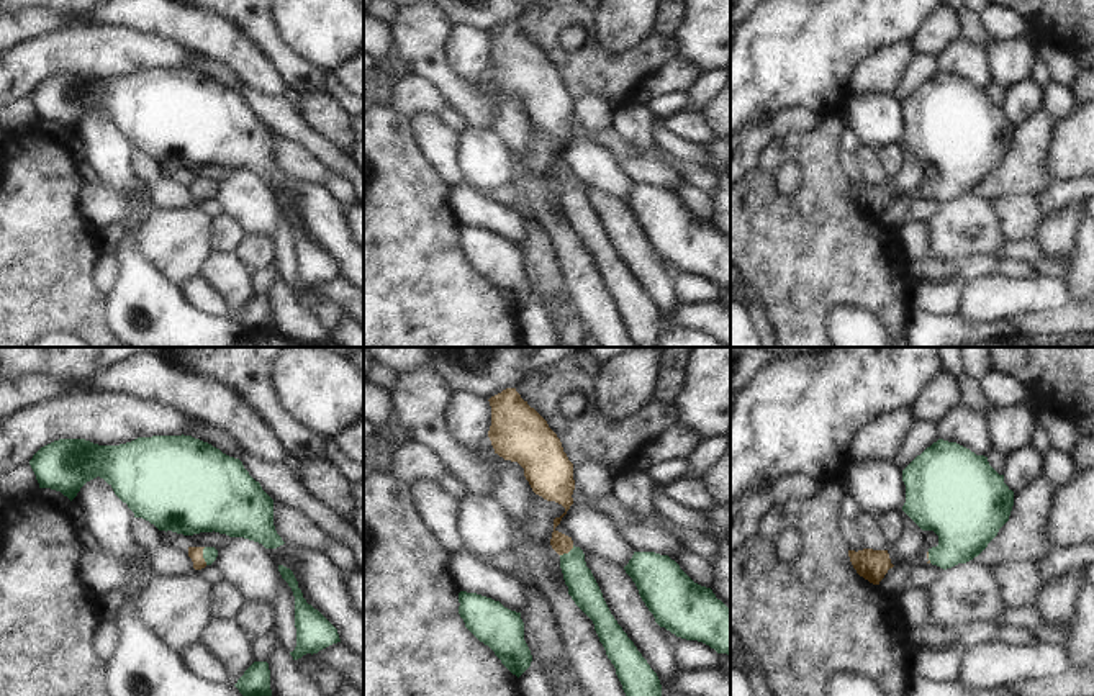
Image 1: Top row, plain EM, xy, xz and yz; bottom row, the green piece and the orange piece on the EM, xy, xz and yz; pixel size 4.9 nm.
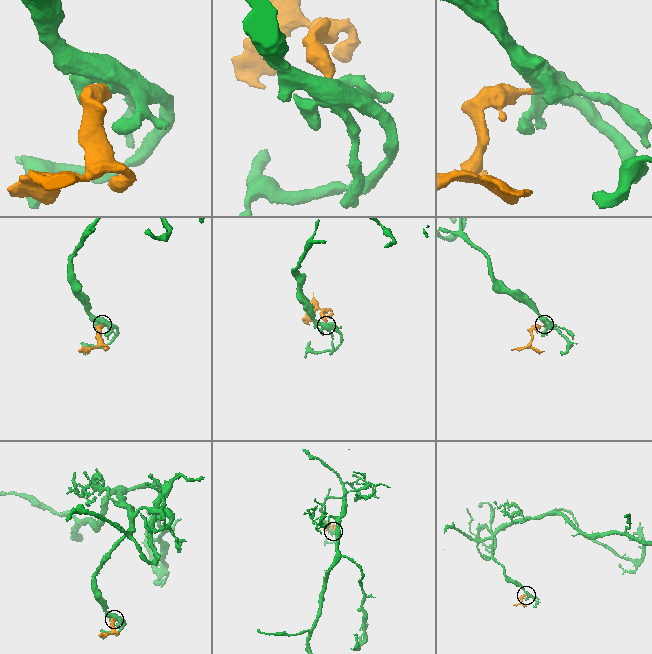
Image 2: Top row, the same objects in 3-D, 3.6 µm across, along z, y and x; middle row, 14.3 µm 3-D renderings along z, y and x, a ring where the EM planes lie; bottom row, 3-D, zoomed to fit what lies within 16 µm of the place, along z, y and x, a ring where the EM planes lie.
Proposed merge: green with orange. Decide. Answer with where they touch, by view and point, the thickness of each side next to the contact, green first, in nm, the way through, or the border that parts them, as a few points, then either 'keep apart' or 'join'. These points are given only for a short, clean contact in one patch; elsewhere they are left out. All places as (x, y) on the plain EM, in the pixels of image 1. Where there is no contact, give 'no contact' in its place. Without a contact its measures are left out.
meets green in xy at (203, 189); 70 nm thick on the green side, 70 nm on the other; runs through xy (210, 187), (203, 189), (195, 187); join

